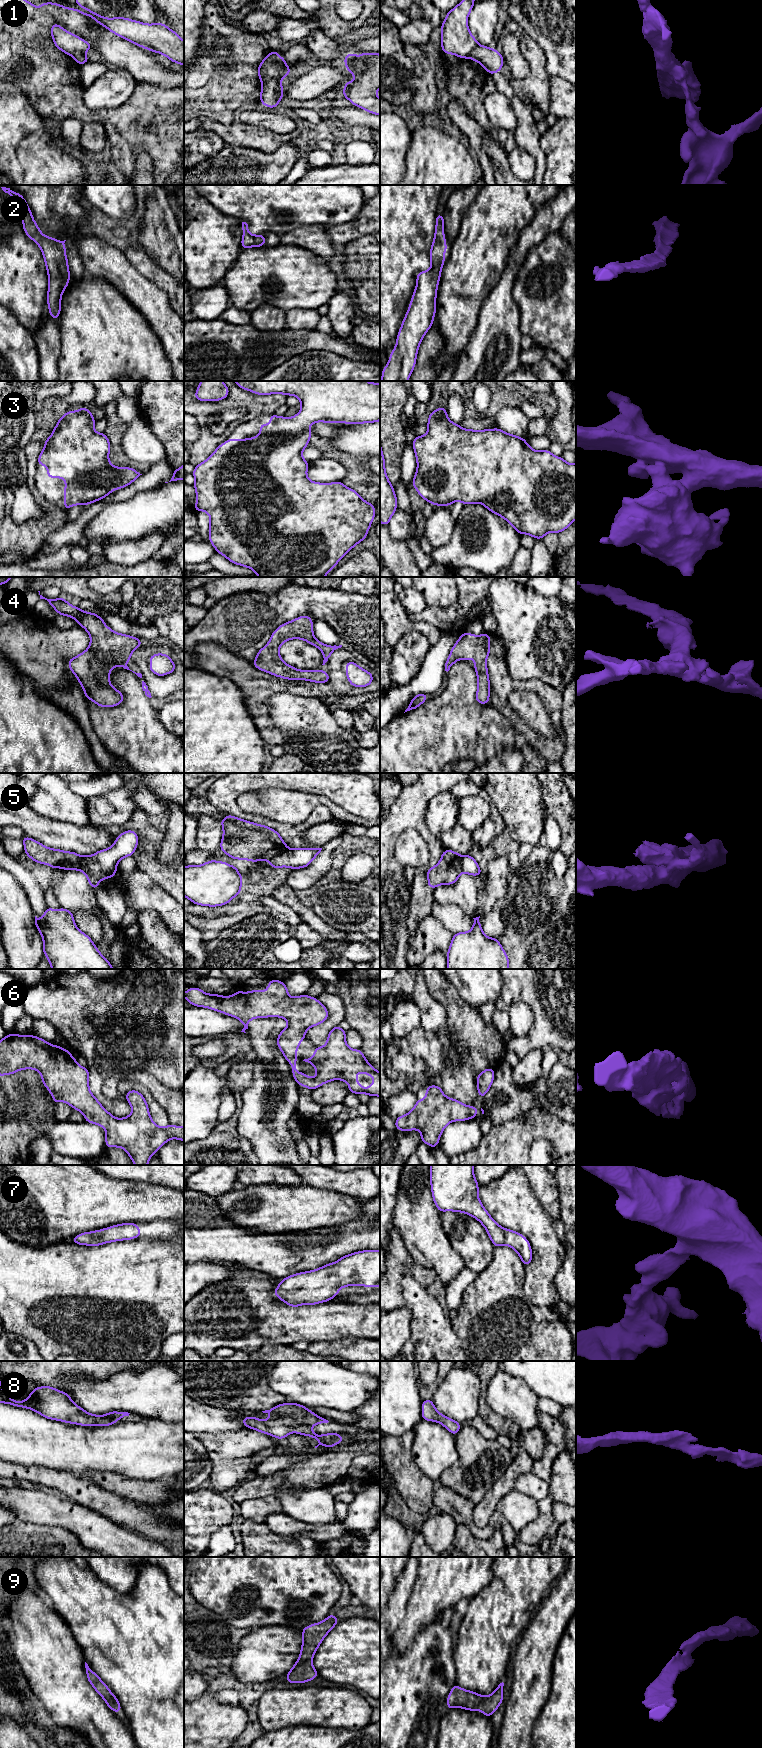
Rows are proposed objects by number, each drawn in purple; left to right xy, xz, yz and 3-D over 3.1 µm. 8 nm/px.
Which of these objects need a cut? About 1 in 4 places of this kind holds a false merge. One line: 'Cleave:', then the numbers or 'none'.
Cleave: 1, 5

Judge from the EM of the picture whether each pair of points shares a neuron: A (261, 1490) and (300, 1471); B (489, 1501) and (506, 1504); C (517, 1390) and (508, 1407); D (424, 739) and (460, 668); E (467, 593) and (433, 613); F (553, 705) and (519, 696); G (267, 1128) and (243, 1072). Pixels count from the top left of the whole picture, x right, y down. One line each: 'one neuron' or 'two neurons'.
A: one neuron
B: two neurons
C: one neuron
D: one neuron
E: one neuron
F: two neurons
G: two neurons

